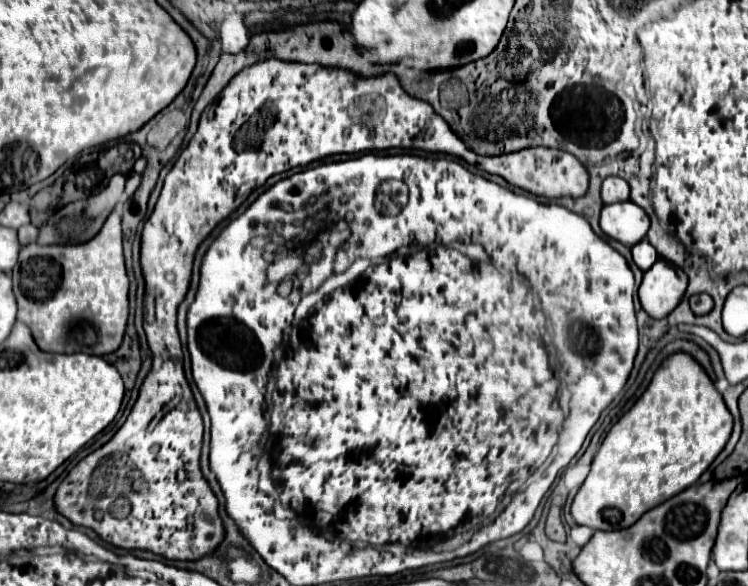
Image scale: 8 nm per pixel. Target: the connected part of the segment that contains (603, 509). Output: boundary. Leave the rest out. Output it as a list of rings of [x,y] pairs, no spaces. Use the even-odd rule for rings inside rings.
[[[684,351],[668,355],[662,361],[660,369],[654,373],[642,397],[632,405],[630,411],[626,411],[618,419],[616,425],[612,425],[606,439],[602,441],[592,461],[590,473],[572,501],[570,513],[574,521],[578,525],[588,525],[592,529],[602,531],[630,527],[646,511],[654,509],[672,495],[678,495],[686,487],[694,485],[728,443],[732,427],[732,415],[730,411],[726,411],[726,403],[714,387],[708,373],[704,371],[704,367]]]

